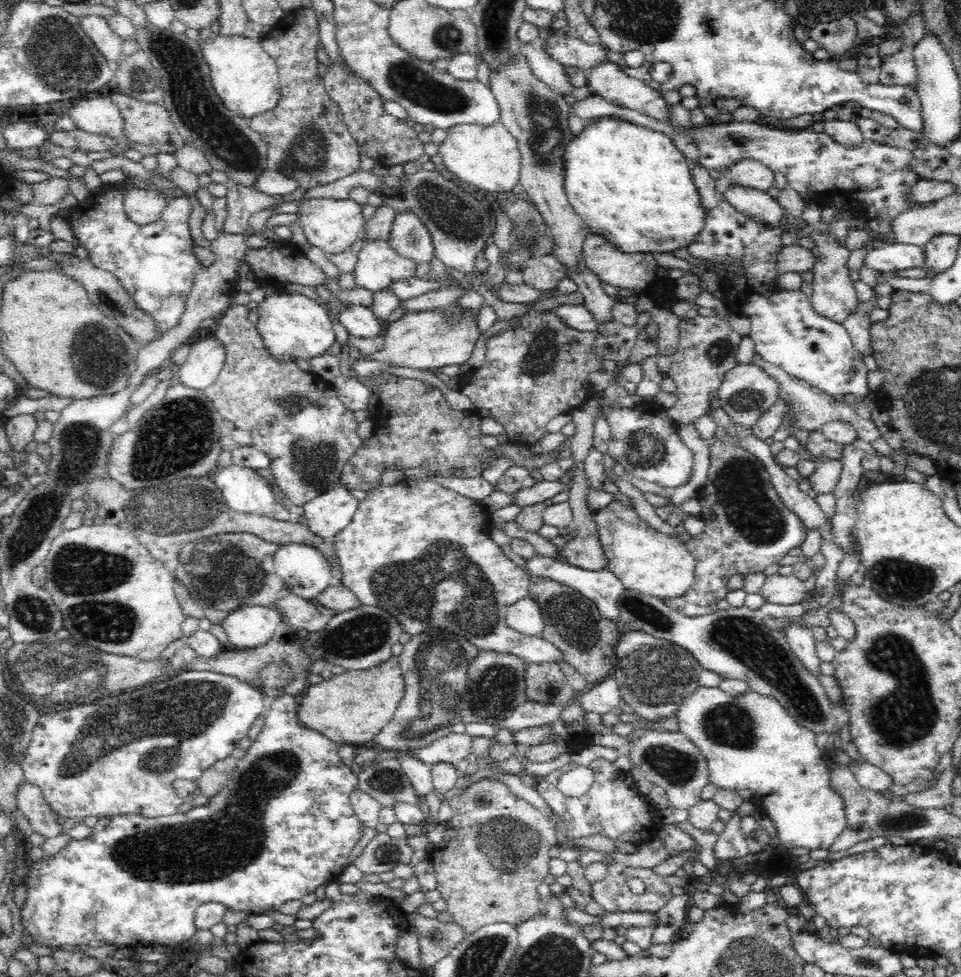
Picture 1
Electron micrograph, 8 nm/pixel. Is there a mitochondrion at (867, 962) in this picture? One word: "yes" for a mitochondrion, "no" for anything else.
yes

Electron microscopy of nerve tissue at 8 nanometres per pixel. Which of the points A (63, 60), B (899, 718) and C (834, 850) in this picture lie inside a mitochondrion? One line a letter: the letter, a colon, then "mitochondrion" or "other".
A: mitochondrion
B: mitochondrion
C: other

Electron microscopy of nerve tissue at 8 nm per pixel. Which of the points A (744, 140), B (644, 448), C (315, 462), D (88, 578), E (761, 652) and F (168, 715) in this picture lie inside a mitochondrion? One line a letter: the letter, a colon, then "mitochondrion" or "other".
A: mitochondrion
B: mitochondrion
C: mitochondrion
D: mitochondrion
E: mitochondrion
F: mitochondrion

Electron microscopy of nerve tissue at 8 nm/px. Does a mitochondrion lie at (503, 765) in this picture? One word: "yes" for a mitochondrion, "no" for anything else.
no

